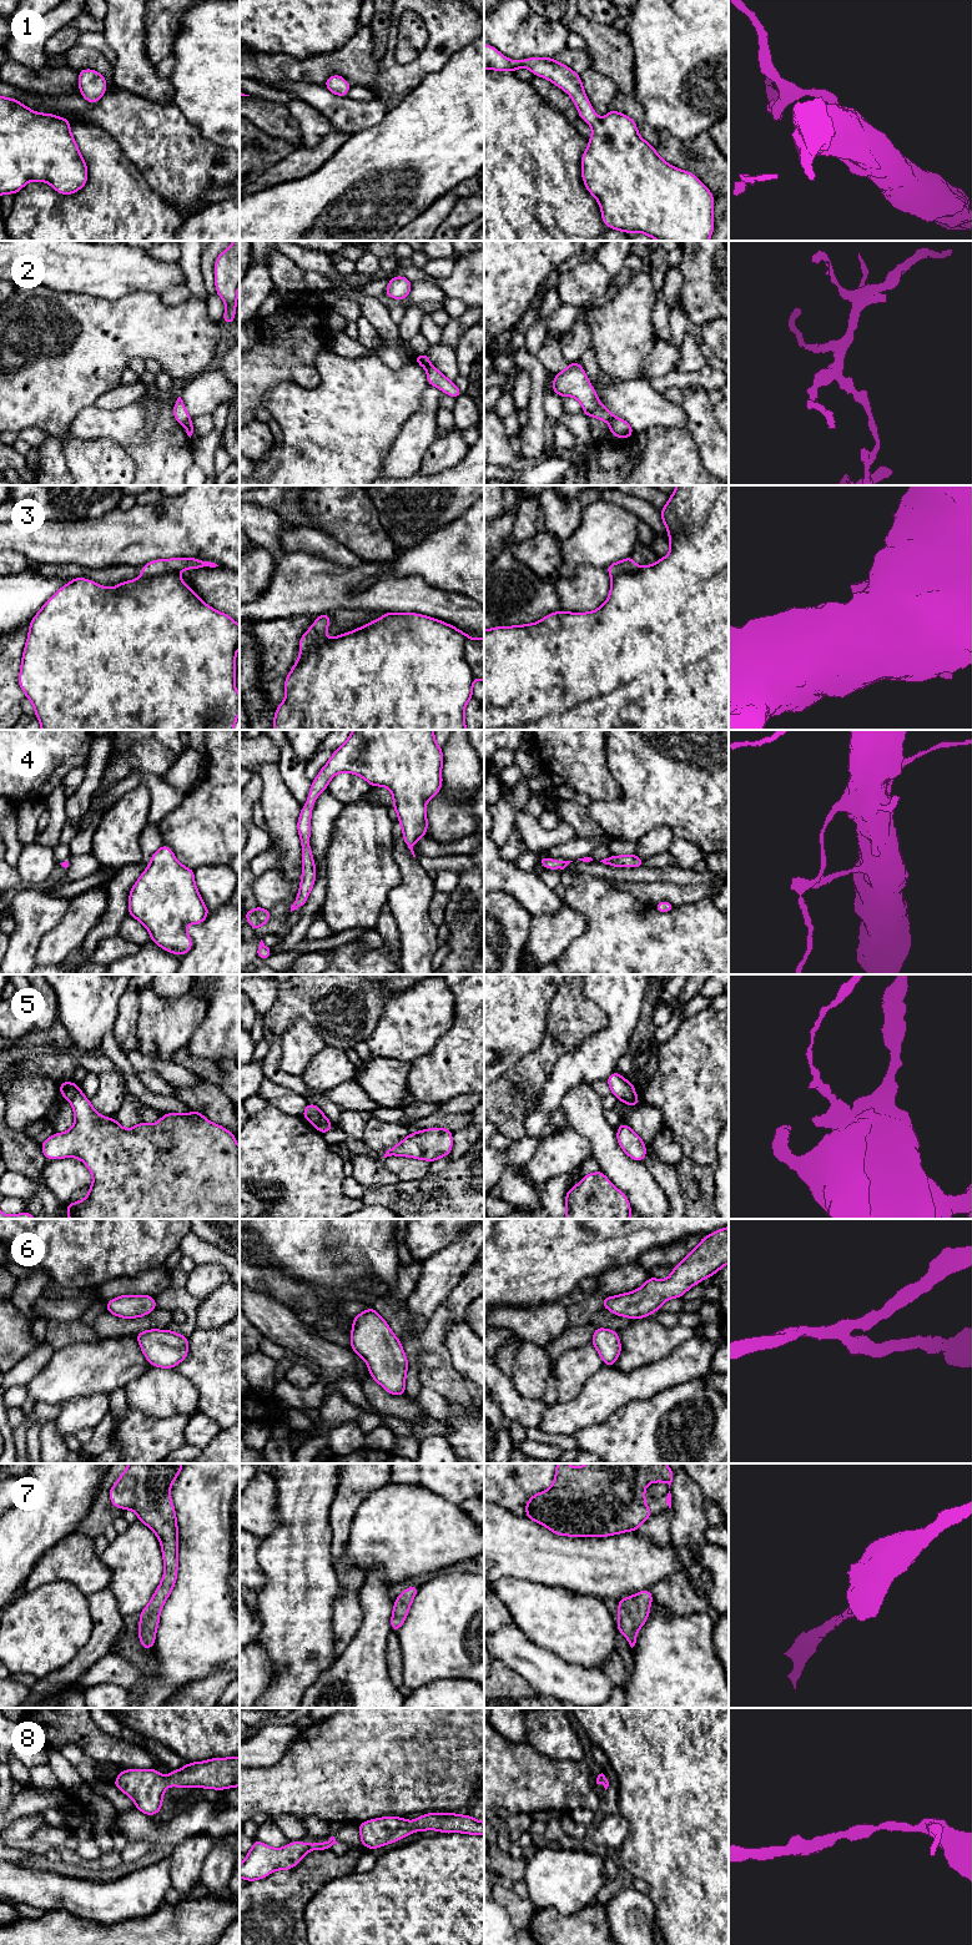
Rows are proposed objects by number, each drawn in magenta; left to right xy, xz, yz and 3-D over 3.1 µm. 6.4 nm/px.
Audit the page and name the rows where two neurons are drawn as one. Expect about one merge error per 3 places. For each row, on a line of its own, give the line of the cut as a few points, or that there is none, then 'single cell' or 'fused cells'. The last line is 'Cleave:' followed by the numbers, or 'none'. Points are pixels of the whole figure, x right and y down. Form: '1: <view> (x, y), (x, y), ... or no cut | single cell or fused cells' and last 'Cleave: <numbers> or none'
1: no cut | single cell
2: xy (190, 418), (182, 424) | fused cells
3: xy (177, 572), (140, 578) | fused cells
4: no cut | single cell
5: yz (634, 1092), (622, 1101) | fused cells
6: no cut | single cell
7: no cut | single cell
8: no cut | single cell
Cleave: 2, 3, 5

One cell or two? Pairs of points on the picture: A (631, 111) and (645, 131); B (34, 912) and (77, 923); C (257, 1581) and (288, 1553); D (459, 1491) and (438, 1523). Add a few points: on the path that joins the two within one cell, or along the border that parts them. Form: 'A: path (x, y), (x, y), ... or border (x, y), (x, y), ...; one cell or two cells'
A: path (636, 116), (643, 126); one cell
B: border (72, 898), (64, 916), (40, 940); two cells
C: border (258, 1546), (257, 1562), (265, 1582), (257, 1590); two cells
D: border (427, 1489), (459, 1505); two cells

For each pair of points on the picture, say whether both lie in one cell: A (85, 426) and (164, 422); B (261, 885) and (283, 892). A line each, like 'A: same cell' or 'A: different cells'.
A: same cell
B: same cell

